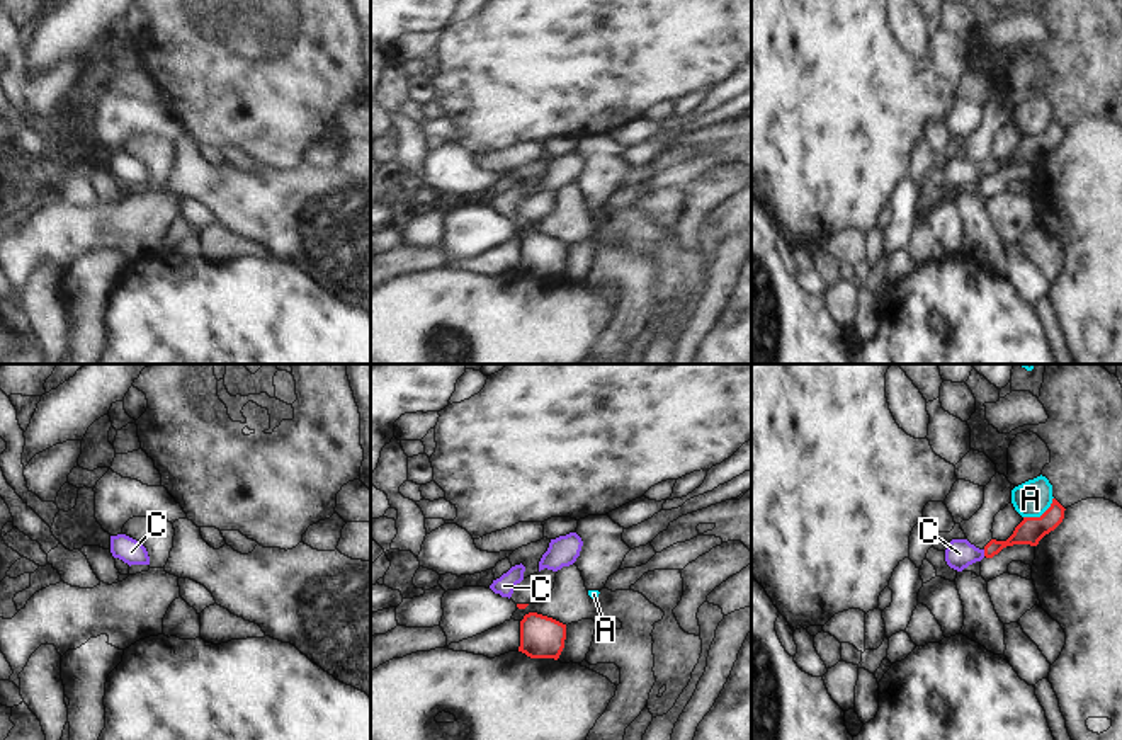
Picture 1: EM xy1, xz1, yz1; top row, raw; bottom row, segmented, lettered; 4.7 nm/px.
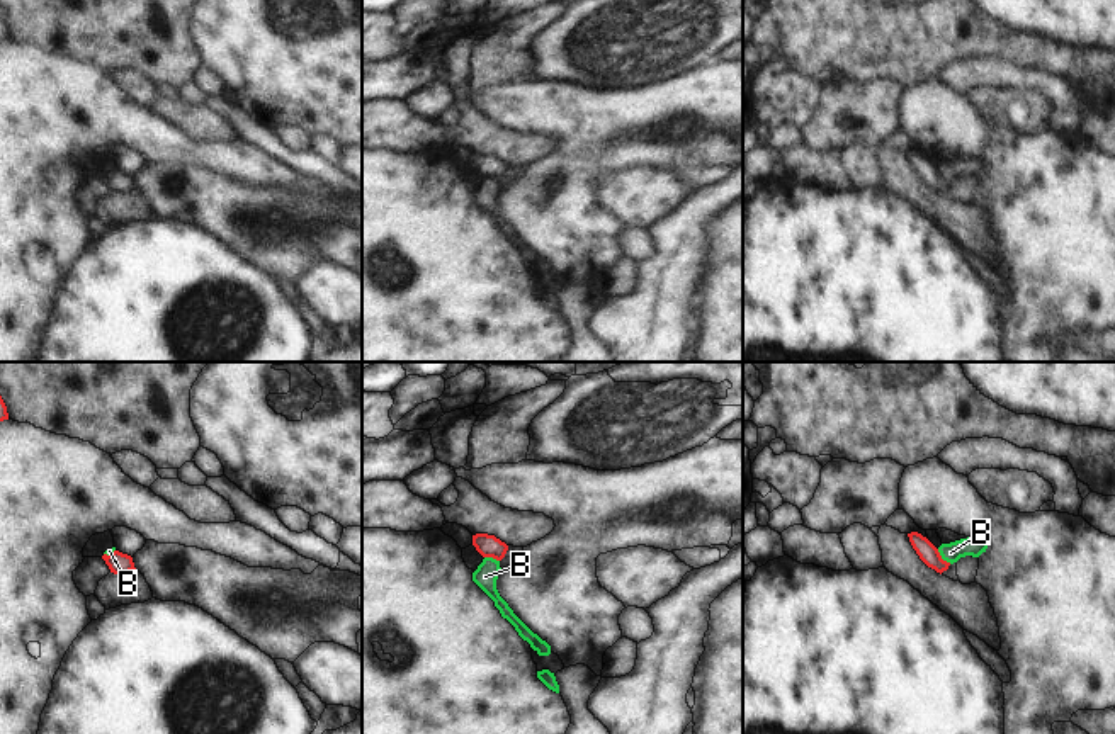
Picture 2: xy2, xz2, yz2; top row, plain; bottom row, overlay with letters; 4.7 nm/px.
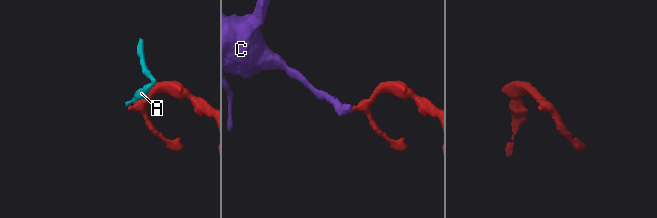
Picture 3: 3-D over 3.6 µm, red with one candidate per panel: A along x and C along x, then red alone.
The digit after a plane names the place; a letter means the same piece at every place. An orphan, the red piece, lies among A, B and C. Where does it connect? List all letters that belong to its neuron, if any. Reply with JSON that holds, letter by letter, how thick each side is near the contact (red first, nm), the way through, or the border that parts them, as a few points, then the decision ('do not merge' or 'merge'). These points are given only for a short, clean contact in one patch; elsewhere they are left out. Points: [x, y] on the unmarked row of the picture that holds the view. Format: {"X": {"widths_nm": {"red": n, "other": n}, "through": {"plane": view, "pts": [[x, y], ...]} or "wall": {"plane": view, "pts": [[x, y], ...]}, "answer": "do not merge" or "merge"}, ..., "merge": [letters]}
{"A": {"widths_nm": {"red": 120, "other": 170}, "answer": "do not merge"}, "B": {"widths_nm": {"red": 90, "other": 90}, "wall": {"plane": "yz2", "pts": [[937, 169], [950, 182]]}, "answer": "do not merge"}, "C": {"widths_nm": {"red": 120, "other": 140}, "through": {"plane": "yz1", "pts": [[1031, 148], [985, 172], [959, 172]]}, "answer": "merge"}, "merge": ["C"]}

